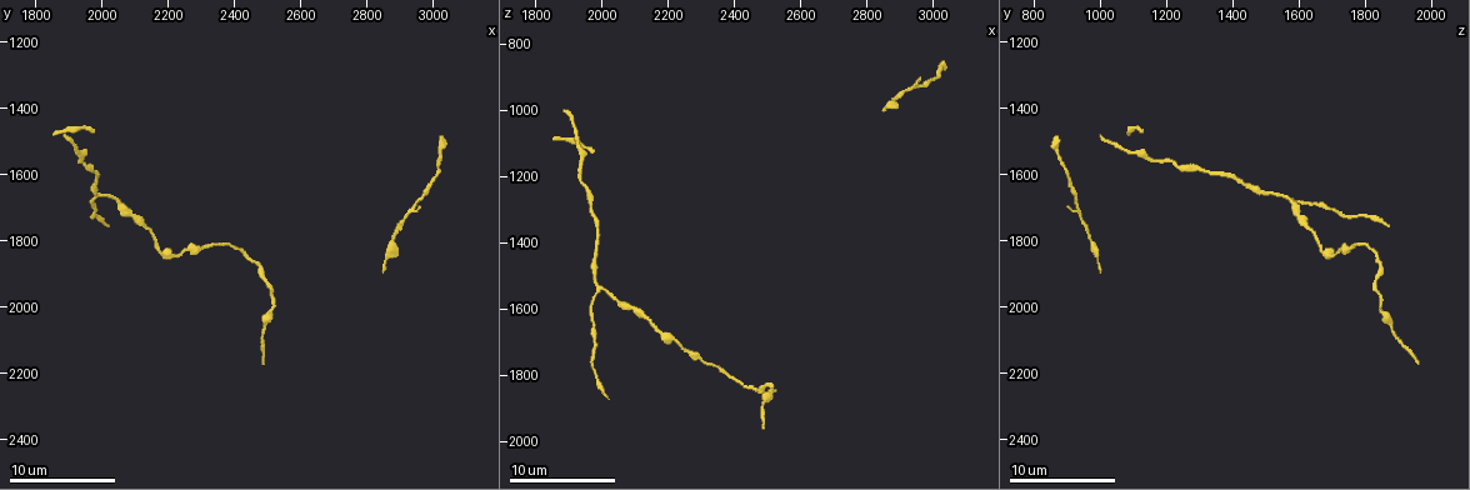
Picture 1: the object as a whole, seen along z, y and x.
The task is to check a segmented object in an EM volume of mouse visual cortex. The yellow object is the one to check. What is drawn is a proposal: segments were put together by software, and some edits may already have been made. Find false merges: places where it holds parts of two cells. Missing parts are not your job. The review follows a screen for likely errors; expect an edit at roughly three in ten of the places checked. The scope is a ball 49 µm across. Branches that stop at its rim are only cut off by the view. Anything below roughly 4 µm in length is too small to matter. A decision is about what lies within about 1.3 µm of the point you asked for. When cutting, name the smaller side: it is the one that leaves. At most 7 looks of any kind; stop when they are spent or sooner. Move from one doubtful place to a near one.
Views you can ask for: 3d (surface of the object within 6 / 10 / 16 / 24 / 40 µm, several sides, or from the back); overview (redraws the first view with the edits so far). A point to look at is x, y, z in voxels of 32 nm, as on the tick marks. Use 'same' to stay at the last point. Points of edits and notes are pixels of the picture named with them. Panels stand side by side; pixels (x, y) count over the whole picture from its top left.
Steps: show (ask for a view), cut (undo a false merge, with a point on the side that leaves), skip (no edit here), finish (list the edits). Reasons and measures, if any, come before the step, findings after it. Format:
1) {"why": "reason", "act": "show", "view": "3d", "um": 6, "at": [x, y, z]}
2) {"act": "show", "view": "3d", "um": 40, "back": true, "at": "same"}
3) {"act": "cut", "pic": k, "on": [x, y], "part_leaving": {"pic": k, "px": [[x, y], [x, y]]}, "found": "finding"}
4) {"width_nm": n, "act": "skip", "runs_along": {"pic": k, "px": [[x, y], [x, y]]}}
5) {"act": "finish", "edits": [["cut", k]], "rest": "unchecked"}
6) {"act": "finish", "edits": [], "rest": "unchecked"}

{"why": "thick turns thin", "act": "show", "view": "3d", "um": 16, "at": [1950, 1570, 1240]}

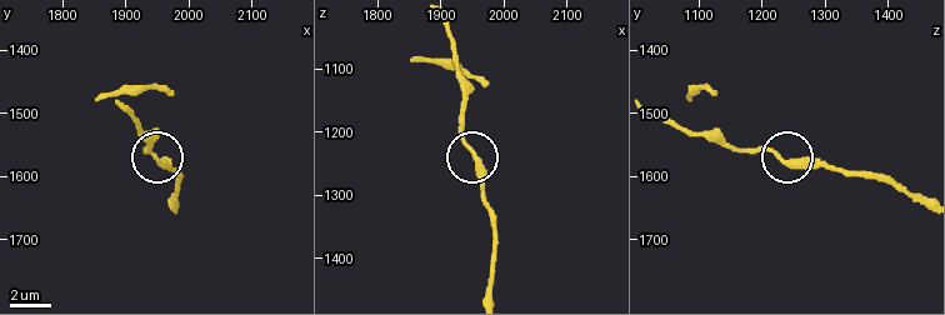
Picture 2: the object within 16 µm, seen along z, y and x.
{"act": "show", "view": "3d", "um": 6, "at": [1955, 1575, 1240]}

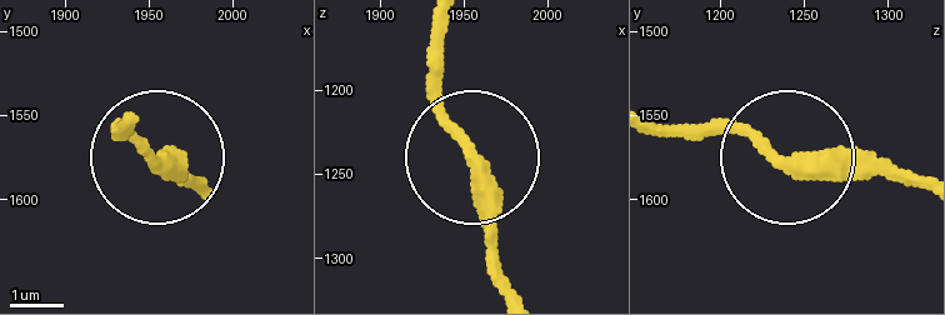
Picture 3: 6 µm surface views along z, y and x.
{"act": "skip", "runs_along": {"pic": 3, "px": [[918, 186], [878, 169], [810, 169], [730, 129], [668, 129]]}, "found": "all the same cell"}

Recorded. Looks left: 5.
{"why": "a fork", "act": "show", "view": "3d", "um": 10, "at": [1990, 1660, 1550]}

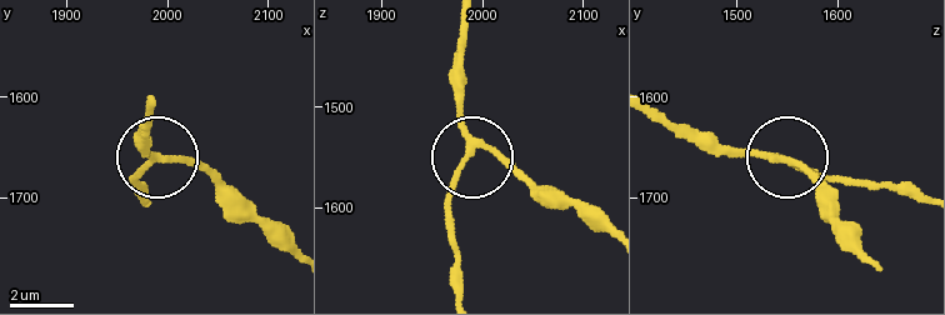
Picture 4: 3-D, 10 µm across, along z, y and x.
{"act": "show", "view": "3d", "um": 10, "back": true, "at": [1990, 1660, 1540]}

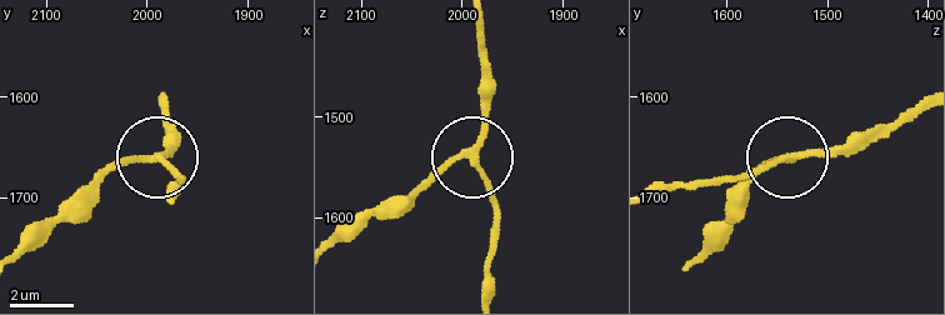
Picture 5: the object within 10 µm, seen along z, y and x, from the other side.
{"arms": 3, "act": "skip", "runs_along": {"pic": 5, "px": [[24, 256], [120, 164], [153, 159], [183, 180]]}, "found": "one cell here"}

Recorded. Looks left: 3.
{"why": "thin neck", "act": "show", "view": "3d", "um": 16, "at": [2240, 1840, 1710]}

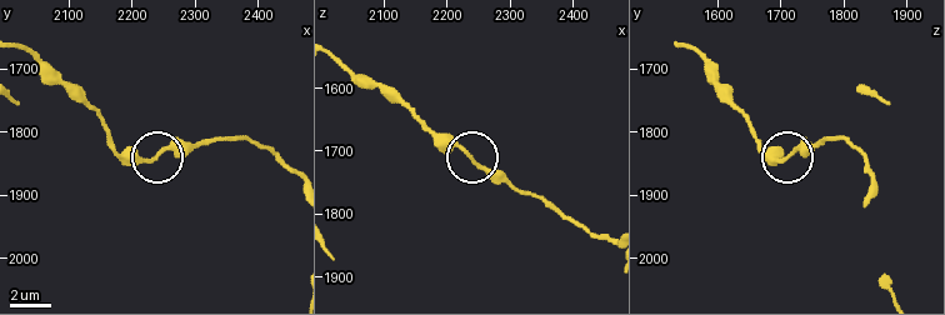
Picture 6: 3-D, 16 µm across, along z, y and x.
{"act": "skip", "runs_along": {"pic": 6, "px": [[609, 239], [594, 236], [534, 195], [514, 190], [435, 134]]}, "found": "one cell here"}

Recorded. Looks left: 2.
{"act": "finish", "edits": [], "rest": "unchecked"}

